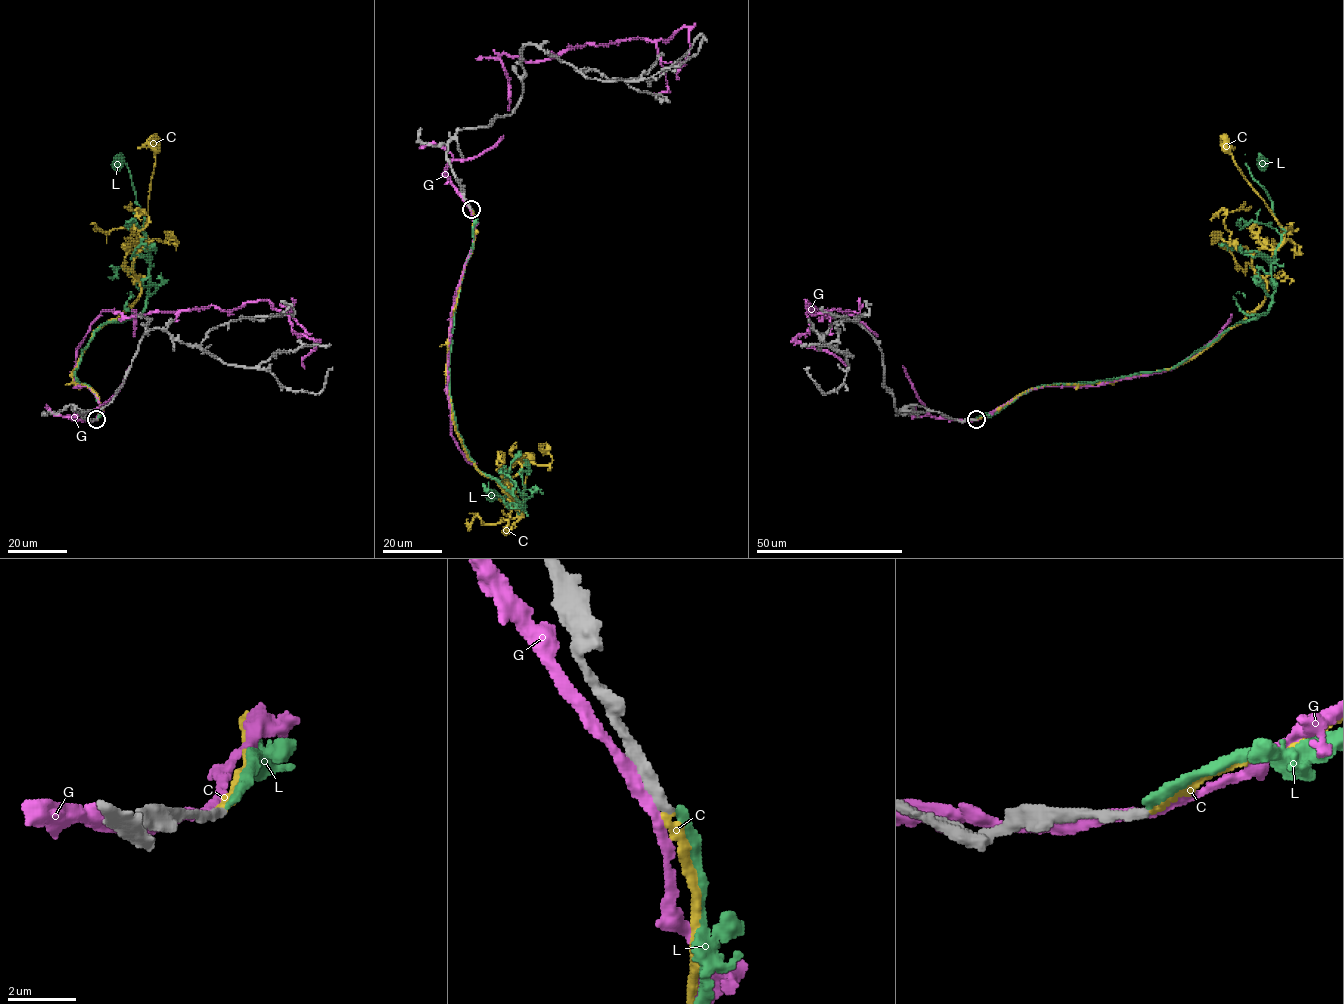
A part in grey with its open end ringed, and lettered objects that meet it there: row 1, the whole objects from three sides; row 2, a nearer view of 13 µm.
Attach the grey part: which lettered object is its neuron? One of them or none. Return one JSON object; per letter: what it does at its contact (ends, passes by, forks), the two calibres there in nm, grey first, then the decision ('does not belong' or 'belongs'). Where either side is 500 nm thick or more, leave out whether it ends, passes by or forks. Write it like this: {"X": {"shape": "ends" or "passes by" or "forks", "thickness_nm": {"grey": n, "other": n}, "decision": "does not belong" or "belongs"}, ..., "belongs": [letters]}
{"C": {"shape": "ends", "thickness_nm": {"grey": 320, "other": 220}, "decision": "belongs"}, "G": {"shape": "passes by", "thickness_nm": {"grey": 440, "other": 300}, "decision": "does not belong"}, "L": {"shape": "ends", "thickness_nm": {"grey": 320, "other": 280}, "decision": "does not belong"}, "belongs": ["C"]}

